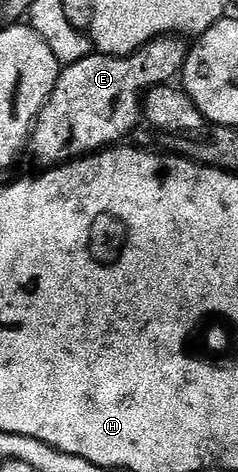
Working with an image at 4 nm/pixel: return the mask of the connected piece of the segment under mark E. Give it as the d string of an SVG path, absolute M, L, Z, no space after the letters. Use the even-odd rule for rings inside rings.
M165 37L163 39L150 41L145 45L145 47L138 49L133 55L102 55L99 53L93 53L91 55L87 55L82 61L78 61L74 65L63 68L60 72L60 76L58 77L58 81L56 82L54 93L50 93L50 97L46 101L46 105L42 109L42 113L36 119L36 125L32 128L32 134L30 136L30 151L33 151L33 153L36 154L37 161L41 163L39 166L44 169L59 167L62 163L72 162L73 159L82 159L86 155L91 155L97 151L102 151L109 147L115 147L123 144L125 140L127 140L124 138L126 138L136 126L141 126L142 104L148 94L148 90L150 90L151 87L163 87L171 84L173 80L175 80L172 78L174 78L175 75L177 78L177 76L183 72L184 62L186 61L189 50L189 44L185 42L183 38Z

